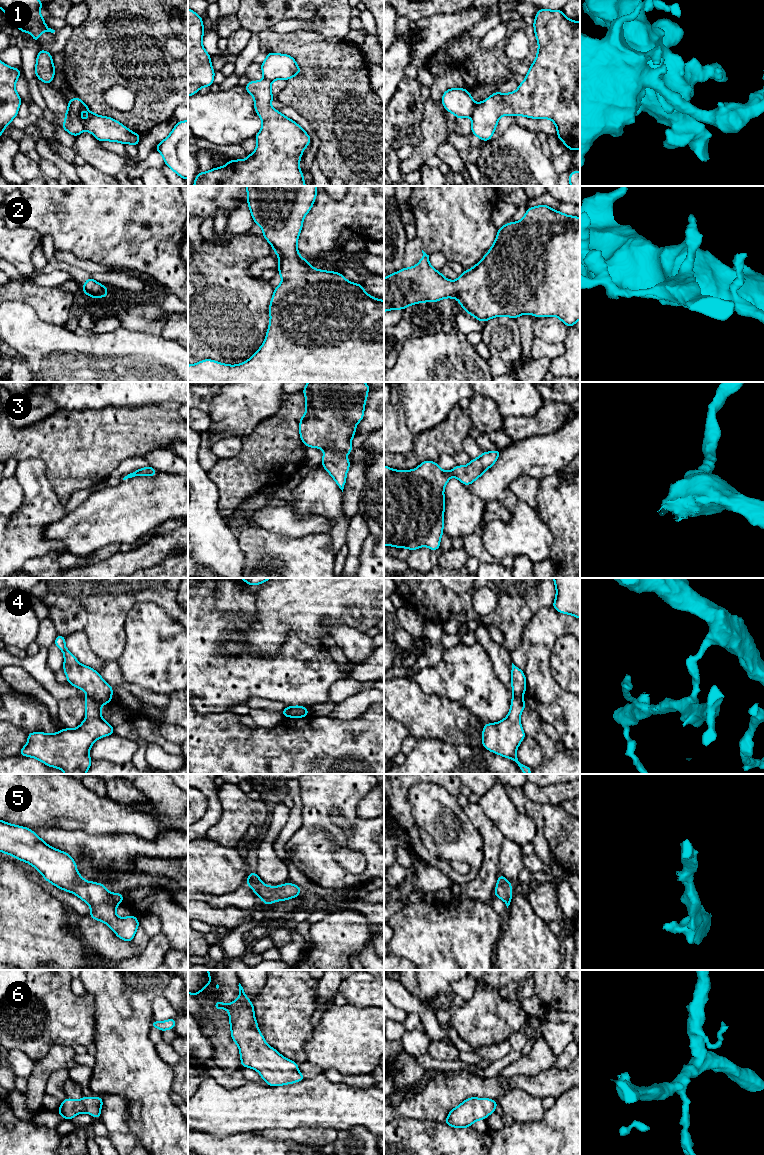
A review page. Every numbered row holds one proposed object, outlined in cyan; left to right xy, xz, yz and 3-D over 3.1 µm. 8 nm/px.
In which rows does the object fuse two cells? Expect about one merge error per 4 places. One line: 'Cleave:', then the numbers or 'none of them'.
Cleave: 4

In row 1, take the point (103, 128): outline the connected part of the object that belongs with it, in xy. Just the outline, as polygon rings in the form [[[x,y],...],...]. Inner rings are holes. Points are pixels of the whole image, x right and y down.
[[[78,96],[68,101],[68,109],[65,113],[65,122],[61,127],[77,137],[84,130],[92,133],[100,141],[120,142],[124,145],[133,144],[138,147],[140,134],[134,133],[117,120],[94,114],[89,106],[83,103]],[[86,109],[88,119],[80,118],[81,112]]]

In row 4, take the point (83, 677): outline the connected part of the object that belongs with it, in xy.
[[[57,635],[54,644],[64,654],[63,670],[68,684],[85,691],[88,697],[100,706],[111,703],[113,688],[89,666],[82,665],[65,646],[66,637]]]

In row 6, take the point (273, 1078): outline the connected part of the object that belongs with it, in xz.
[[[240,983],[238,986],[237,1000],[223,1004],[219,999],[213,1009],[229,1011],[230,1035],[238,1045],[241,1067],[258,1071],[268,1086],[283,1086],[304,1080],[305,1076],[298,1071],[298,1063],[283,1057],[266,1043],[258,1029],[254,1005]]]

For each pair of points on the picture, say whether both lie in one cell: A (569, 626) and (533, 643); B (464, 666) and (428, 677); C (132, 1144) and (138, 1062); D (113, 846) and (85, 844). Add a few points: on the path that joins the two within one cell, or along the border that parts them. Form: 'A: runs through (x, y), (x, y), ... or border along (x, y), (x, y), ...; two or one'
A: runs through (560, 626), (550, 626), (542, 634); one
B: runs through (455, 669), (447, 675), (437, 677); one
C: border along (129, 1133), (142, 1144); two
D: runs through (106, 846), (92, 846); one

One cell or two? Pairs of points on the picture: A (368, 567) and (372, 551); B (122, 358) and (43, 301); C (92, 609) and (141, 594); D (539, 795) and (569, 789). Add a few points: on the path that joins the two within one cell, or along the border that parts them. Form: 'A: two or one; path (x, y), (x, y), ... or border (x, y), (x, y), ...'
A: one; path (372, 563), (372, 555)
B: two; border (42, 319), (48, 323), (65, 326)
C: one; path (104, 597), (106, 595), (129, 594)
D: one; path (546, 794), (562, 792)

